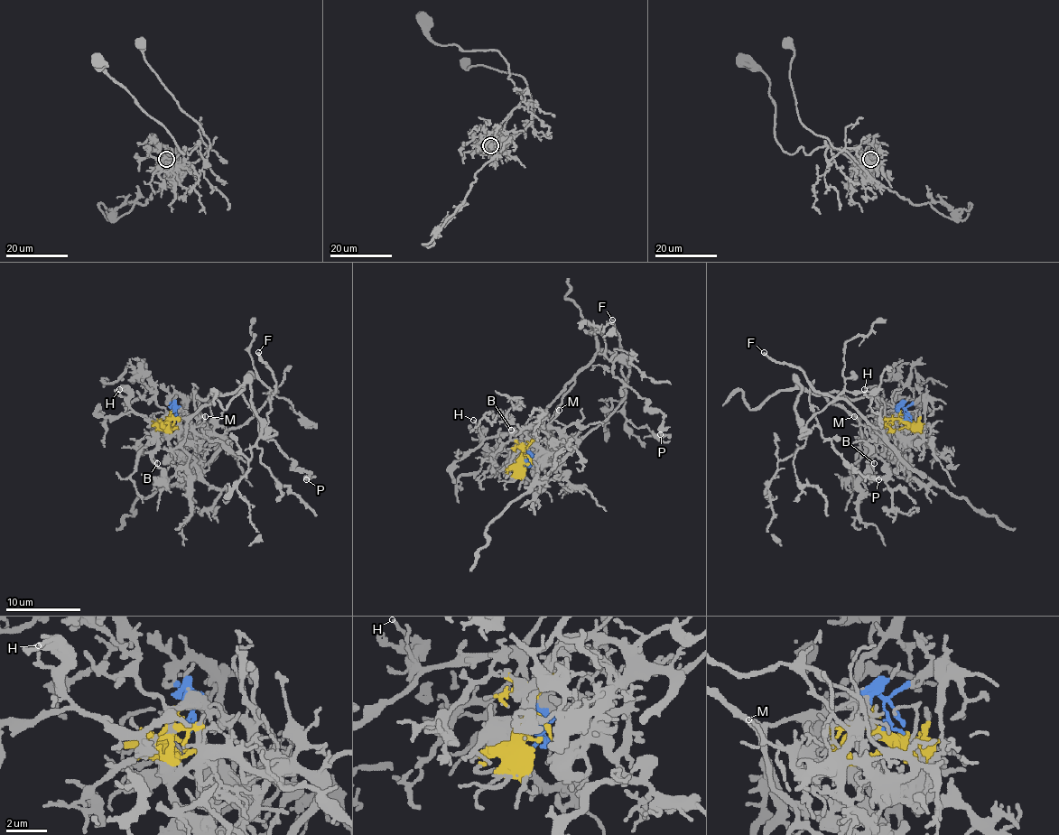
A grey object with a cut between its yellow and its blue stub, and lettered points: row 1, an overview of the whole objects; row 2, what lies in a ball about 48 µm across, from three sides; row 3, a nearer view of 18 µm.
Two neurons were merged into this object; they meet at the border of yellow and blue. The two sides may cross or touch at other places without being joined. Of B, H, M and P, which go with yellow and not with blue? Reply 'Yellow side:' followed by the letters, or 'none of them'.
Yellow side: M

